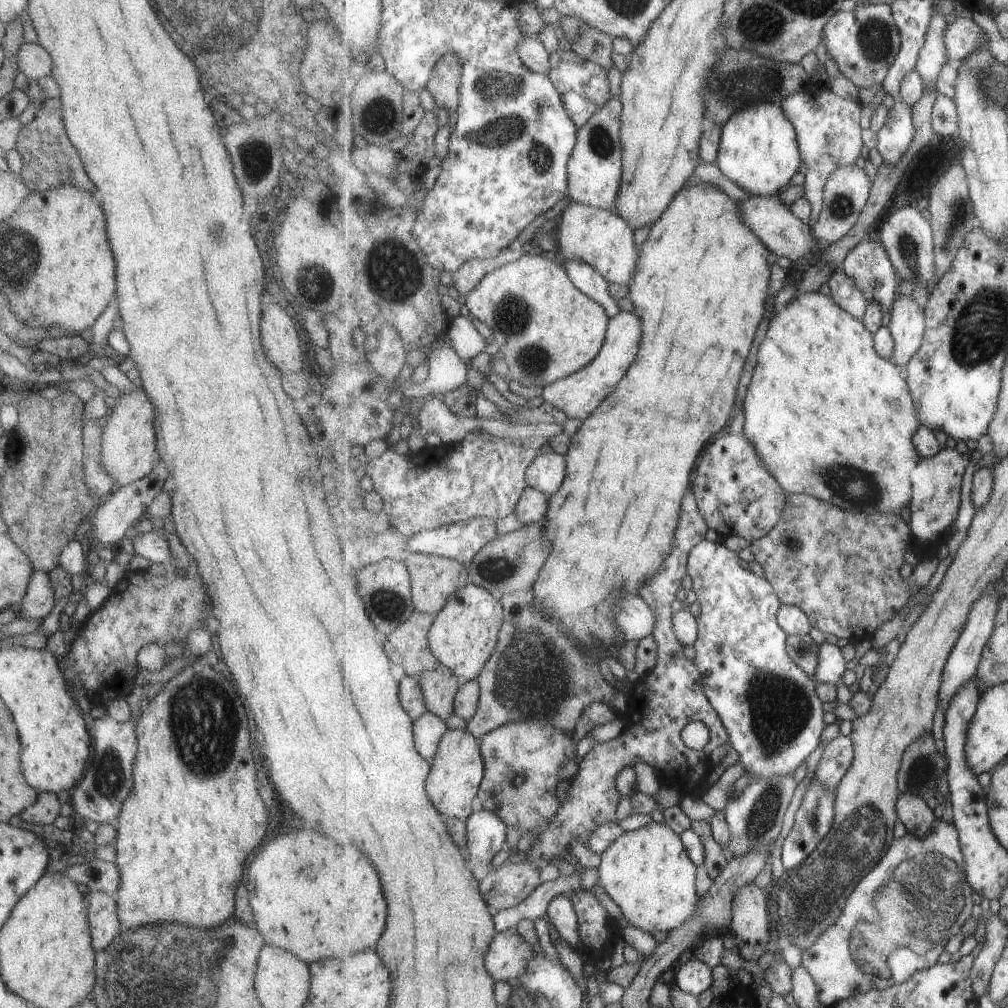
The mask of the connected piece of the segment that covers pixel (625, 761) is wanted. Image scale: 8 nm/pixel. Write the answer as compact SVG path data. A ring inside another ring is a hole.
M689 492L689 498L685 498L685 514L681 514L681 530L677 530L677 544L673 546L673 554L669 556L661 572L640 590L640 596L656 616L652 635L658 642L658 661L651 674L645 676L643 684L639 684L643 696L637 704L659 708L631 708L631 724L627 724L625 732L613 740L594 745L583 757L580 774L571 785L560 812L541 830L538 841L526 855L526 861L533 862L537 867L547 866L552 862L553 856L563 857L567 852L577 854L571 850L570 843L582 839L587 844L593 832L601 825L617 820L617 808L622 796L618 789L618 777L637 762L651 764L655 768L653 771L660 788L675 788L680 798L685 798L686 795L701 797L710 788L706 780L709 780L715 764L711 762L709 754L715 748L729 744L729 731L705 694L704 682L696 662L683 654L684 646L675 634L674 613L671 610L673 602L677 600L677 592L683 586L683 578L689 575L688 558L692 548L705 540L707 530L708 522L700 509L696 494ZM693 721L704 722L710 730L709 744L701 750L689 748L682 739L683 729Z

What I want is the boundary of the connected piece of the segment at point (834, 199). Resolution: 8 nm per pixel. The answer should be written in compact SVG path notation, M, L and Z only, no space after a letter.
M845 165L829 177L824 190L824 205L820 217L812 226L812 233L825 244L839 242L860 220L865 205L868 204L874 180L867 176L863 168Z

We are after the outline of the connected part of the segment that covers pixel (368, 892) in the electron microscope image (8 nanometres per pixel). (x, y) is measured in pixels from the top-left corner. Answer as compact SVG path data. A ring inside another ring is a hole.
M295 830L289 832L285 836L275 836L273 842L269 842L269 846L261 846L261 854L257 854L257 858L253 858L253 862L249 862L249 869L245 870L245 886L247 886L247 894L249 896L249 904L253 910L253 927L262 934L263 940L267 945L271 945L291 954L295 954L299 960L303 962L323 961L323 958L343 958L343 956L355 956L359 952L367 952L373 950L385 928L387 928L387 900L385 900L385 892L383 892L383 882L381 876L377 872L377 868L371 864L369 856L357 848L357 846L343 846L343 844L335 844L325 836L319 836L313 830Z

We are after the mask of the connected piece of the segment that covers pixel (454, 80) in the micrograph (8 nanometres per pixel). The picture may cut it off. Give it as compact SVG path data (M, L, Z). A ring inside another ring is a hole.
M446 54L433 69L428 80L428 92L435 100L436 108L447 110L447 114L457 112L460 103L460 84L463 76L463 65L458 54Z

